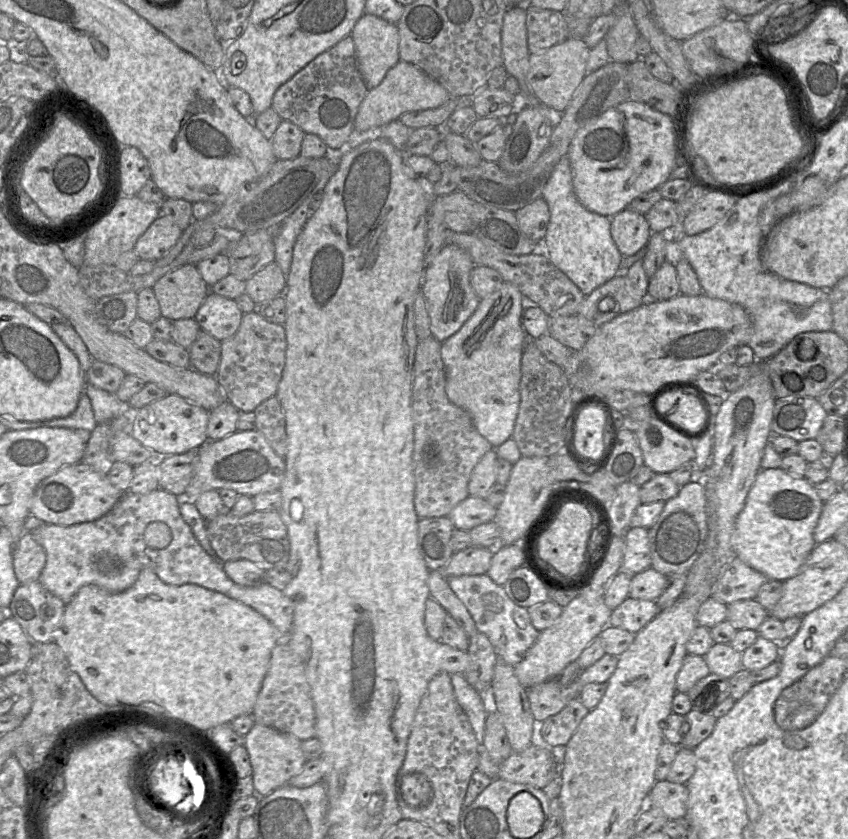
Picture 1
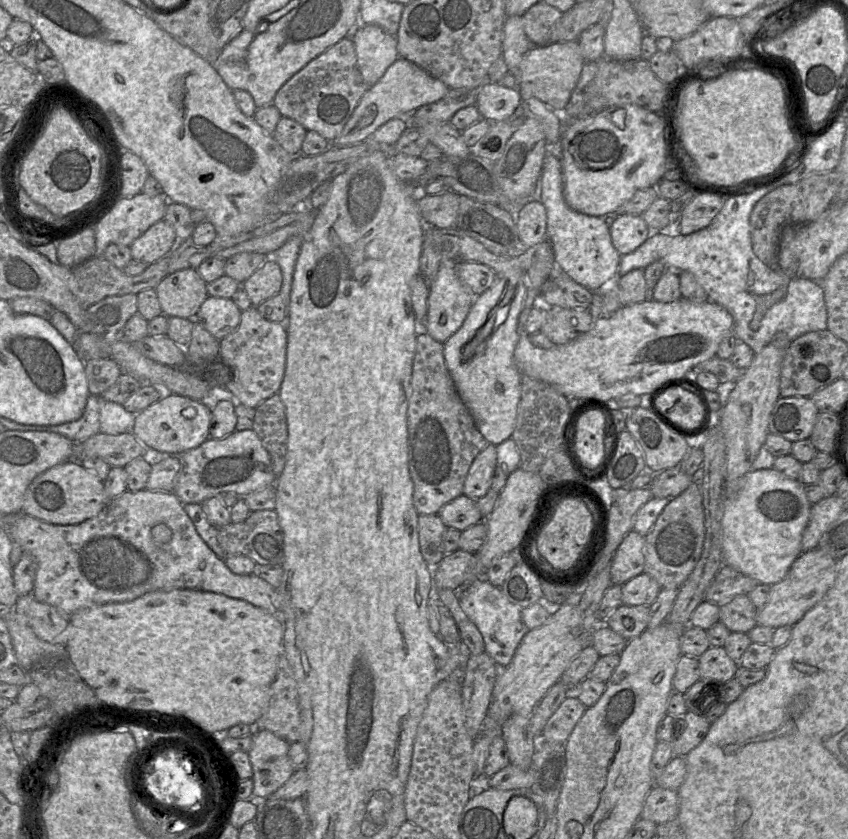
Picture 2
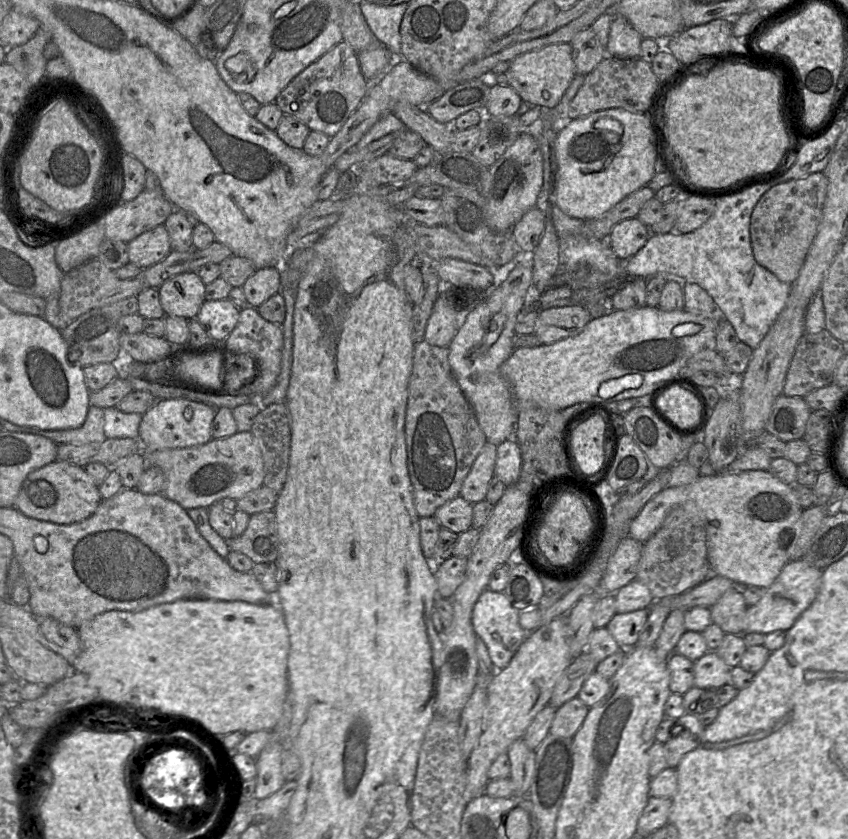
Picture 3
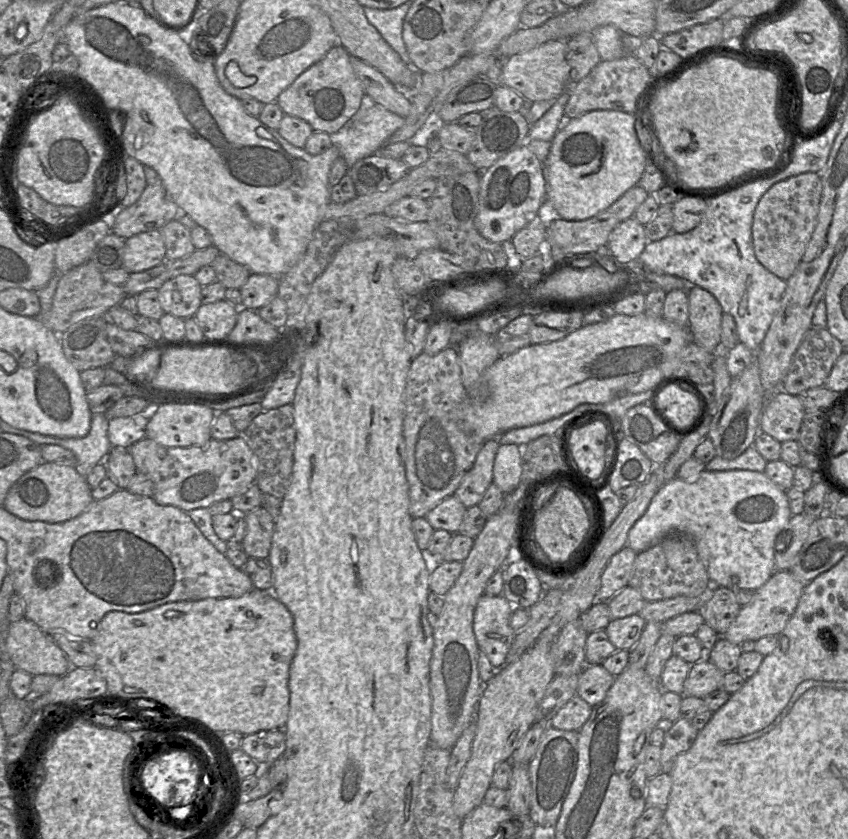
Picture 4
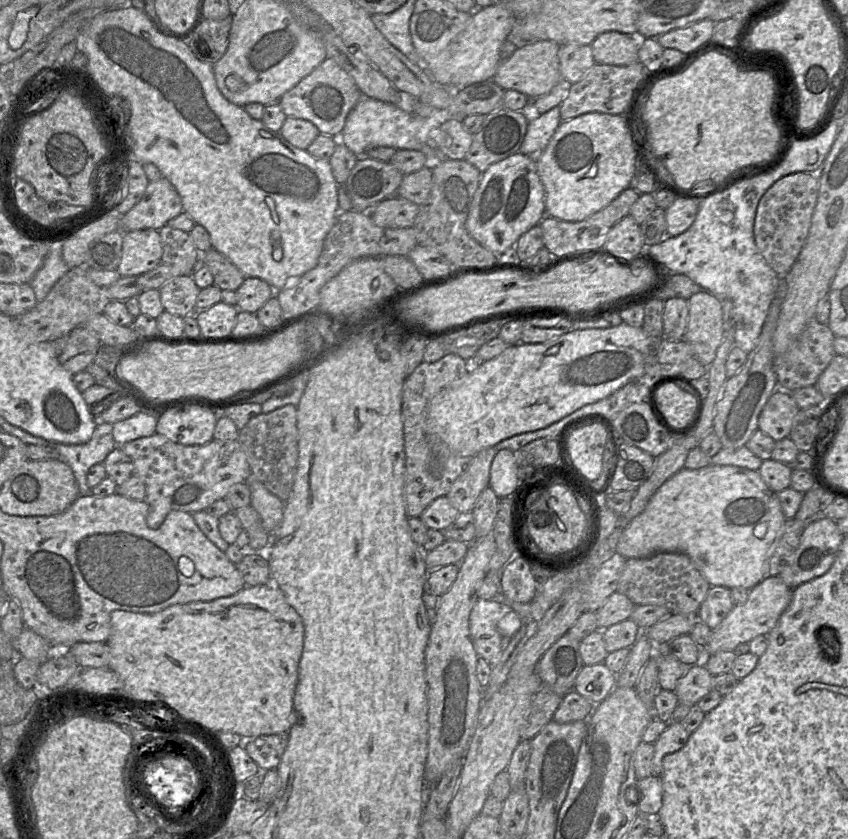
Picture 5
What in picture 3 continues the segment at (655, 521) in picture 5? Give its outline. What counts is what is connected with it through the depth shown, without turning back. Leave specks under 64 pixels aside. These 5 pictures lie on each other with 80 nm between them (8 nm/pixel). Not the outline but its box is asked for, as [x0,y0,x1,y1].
[629,471,803,589]

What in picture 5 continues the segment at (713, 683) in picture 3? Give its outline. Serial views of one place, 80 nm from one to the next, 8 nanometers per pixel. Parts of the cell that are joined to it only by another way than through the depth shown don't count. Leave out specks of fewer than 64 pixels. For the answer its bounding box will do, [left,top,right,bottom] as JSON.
[674,662,713,706]

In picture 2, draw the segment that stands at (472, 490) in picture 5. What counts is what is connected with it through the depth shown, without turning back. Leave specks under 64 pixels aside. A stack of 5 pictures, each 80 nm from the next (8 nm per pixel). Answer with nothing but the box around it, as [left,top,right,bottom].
[463,444,496,500]

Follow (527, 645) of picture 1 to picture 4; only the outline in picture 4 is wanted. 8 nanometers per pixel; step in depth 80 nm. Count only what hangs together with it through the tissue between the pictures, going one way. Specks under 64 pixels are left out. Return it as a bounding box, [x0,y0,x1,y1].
[473,594,516,670]

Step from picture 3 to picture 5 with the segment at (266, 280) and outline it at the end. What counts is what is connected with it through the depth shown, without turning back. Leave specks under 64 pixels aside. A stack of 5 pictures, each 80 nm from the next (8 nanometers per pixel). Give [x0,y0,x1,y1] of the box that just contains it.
[235,277,275,313]

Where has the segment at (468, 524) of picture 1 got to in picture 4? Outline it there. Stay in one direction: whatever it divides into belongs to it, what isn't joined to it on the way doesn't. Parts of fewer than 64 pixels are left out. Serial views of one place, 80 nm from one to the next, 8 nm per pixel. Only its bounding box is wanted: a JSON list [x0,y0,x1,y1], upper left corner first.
[425,496,467,533]

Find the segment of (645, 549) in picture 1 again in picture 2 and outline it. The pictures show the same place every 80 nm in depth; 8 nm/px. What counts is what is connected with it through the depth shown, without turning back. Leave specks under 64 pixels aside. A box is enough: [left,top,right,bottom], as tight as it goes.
[610,530,645,585]

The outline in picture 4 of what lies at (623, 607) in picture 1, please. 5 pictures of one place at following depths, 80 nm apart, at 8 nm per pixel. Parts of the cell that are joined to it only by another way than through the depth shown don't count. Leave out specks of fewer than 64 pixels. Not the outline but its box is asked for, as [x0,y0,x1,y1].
[605,614,646,651]

